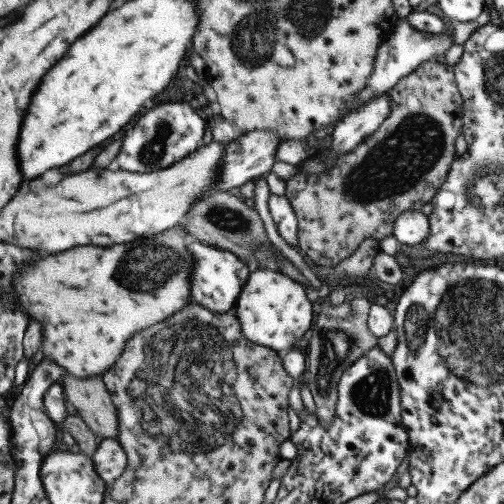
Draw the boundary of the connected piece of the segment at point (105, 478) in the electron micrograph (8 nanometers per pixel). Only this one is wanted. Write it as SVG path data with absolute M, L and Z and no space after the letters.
M103 439L92 454L92 463L96 475L104 484L112 484L124 471L126 454L116 439Z

